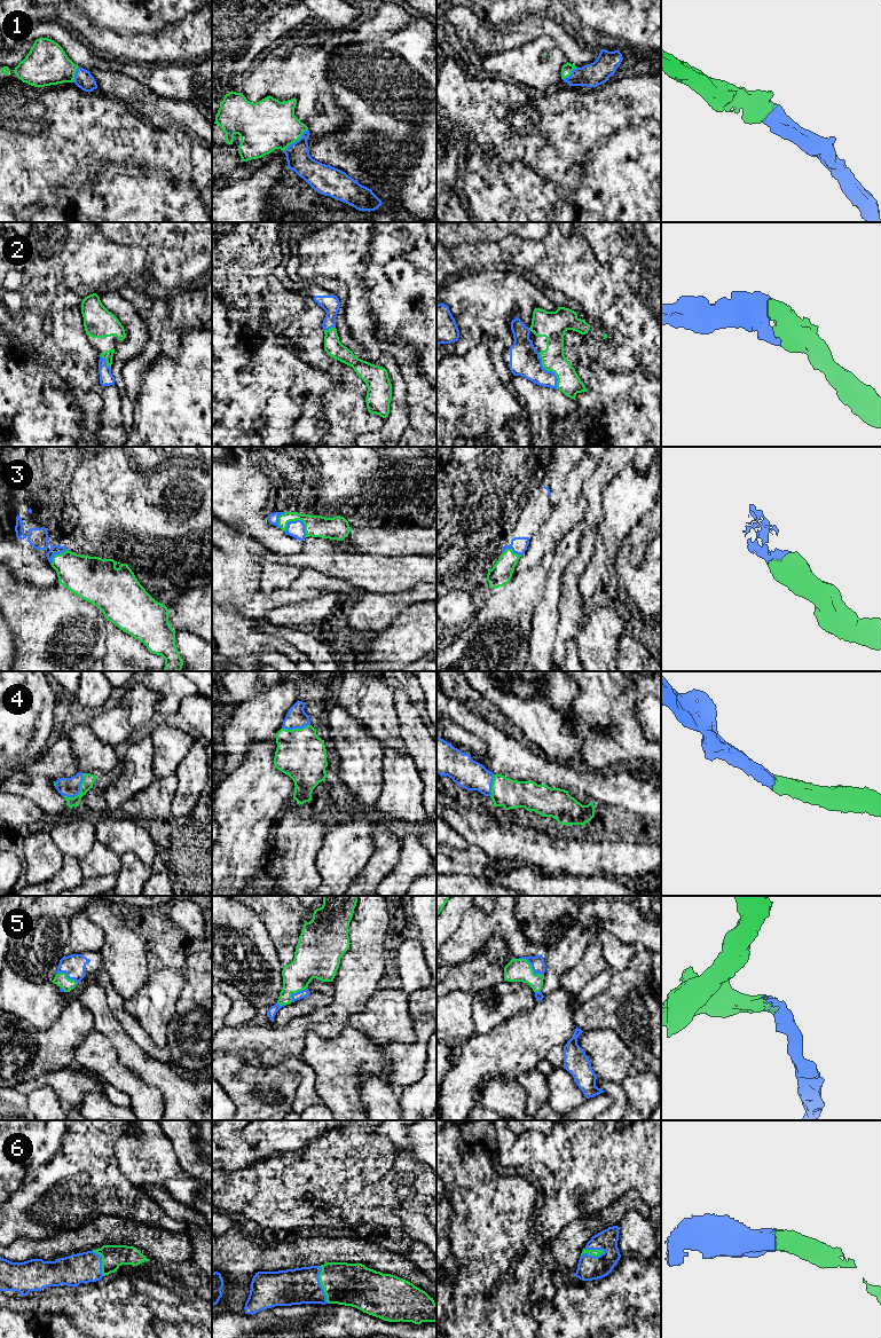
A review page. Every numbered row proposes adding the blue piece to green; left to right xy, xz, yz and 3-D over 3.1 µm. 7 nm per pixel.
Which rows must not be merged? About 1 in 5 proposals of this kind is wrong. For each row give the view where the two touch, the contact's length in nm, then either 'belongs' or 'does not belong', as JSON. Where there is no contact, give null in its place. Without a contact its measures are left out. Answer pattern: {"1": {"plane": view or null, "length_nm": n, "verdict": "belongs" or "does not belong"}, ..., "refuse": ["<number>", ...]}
{"1": {"plane": "xz", "length_nm": 240, "verdict": "belongs"}, "2": {"plane": "yz", "length_nm": 280, "verdict": "belongs"}, "3": {"plane": "xz", "length_nm": 170, "verdict": "belongs"}, "4": {"plane": "xy", "length_nm": 220, "verdict": "belongs"}, "5": {"plane": "yz", "length_nm": 220, "verdict": "belongs"}, "6": {"plane": "yz", "length_nm": 180, "verdict": "belongs"}, "refuse": []}

